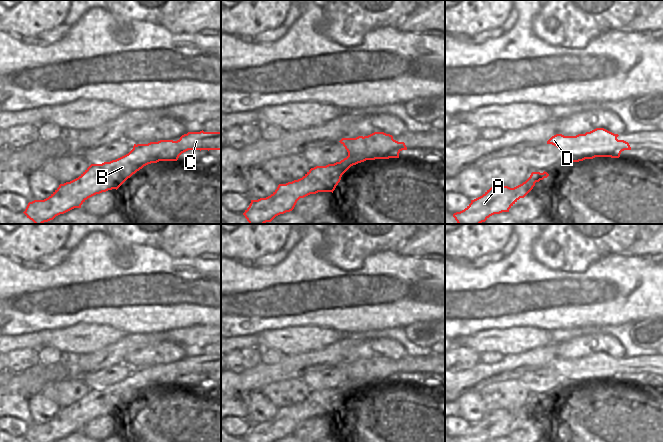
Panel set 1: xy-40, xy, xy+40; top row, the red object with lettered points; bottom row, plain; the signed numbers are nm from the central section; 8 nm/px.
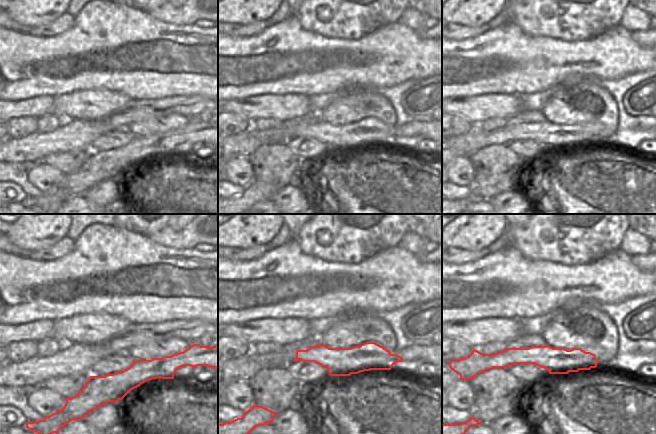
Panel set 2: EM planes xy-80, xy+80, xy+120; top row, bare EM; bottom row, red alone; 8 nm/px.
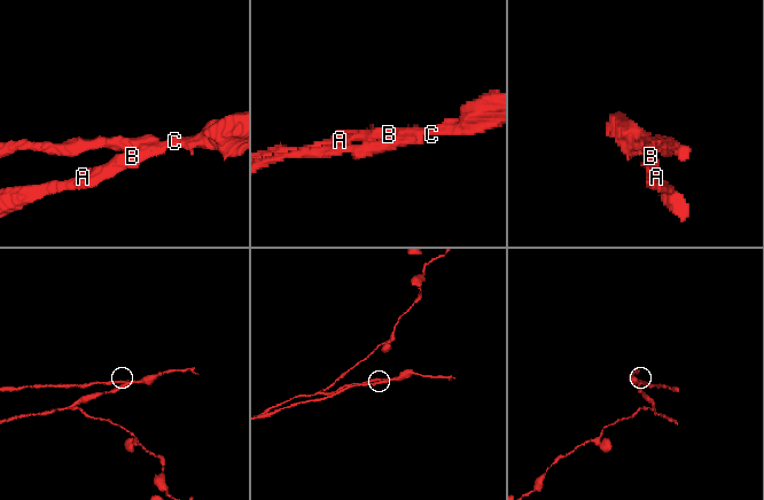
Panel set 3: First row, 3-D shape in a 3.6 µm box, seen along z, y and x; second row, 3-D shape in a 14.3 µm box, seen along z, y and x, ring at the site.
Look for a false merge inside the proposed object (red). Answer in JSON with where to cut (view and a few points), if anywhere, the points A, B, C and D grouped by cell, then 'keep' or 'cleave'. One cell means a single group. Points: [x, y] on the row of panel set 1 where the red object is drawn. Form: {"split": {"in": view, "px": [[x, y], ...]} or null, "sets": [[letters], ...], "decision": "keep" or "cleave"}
{"split": {"in": "xy+40", "px": [[585, 133], [598, 143], [595, 149], [596, 156]]}, "sets": [["A", "B", "C"], ["D"]], "decision": "cleave"}

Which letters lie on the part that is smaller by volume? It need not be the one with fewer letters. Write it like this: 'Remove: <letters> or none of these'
Remove: D

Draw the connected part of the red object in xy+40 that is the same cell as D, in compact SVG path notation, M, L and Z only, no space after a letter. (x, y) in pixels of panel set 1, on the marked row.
M556 134L547 141L547 144L552 144L564 152L570 162L595 158L595 149L599 147L599 143L594 138L588 138L586 134L576 136Z

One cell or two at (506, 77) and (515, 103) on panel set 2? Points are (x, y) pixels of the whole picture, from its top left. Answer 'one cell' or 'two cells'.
two cells

